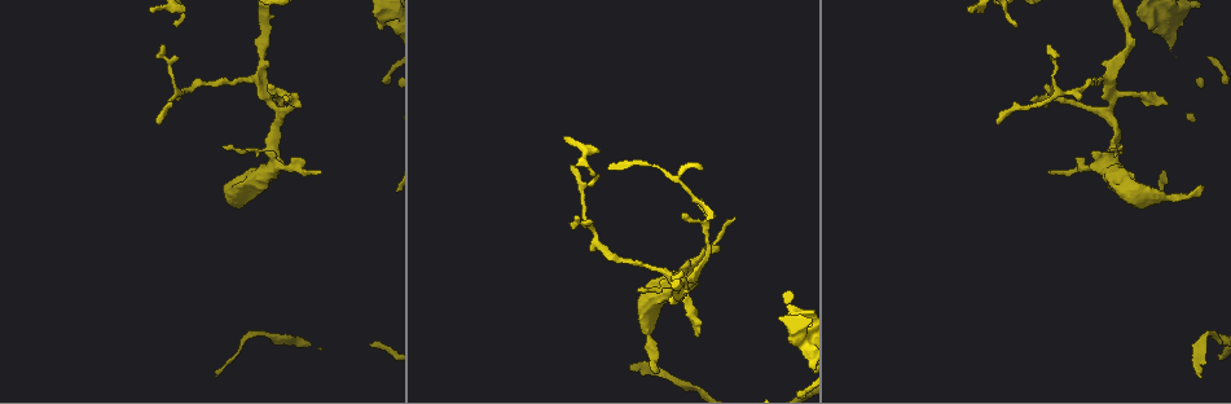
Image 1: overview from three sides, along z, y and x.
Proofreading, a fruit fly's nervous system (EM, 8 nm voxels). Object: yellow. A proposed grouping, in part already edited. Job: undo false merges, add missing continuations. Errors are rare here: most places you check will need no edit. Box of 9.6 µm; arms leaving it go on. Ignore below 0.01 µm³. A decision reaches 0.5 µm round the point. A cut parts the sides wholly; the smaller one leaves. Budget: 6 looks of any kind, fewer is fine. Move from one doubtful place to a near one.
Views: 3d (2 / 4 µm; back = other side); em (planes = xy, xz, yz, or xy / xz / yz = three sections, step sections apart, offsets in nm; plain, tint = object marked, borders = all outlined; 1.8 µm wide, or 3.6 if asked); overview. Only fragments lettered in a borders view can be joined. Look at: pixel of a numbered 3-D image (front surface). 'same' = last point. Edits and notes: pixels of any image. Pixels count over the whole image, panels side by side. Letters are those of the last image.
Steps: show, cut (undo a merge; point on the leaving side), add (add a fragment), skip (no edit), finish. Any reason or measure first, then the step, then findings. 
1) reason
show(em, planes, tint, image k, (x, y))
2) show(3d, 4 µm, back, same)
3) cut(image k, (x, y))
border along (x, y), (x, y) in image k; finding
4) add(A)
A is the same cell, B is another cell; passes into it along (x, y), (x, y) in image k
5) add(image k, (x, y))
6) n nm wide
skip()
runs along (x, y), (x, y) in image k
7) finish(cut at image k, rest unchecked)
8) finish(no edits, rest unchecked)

an open end
show(em, xz, step 4, tint, image 1, (379, 28))

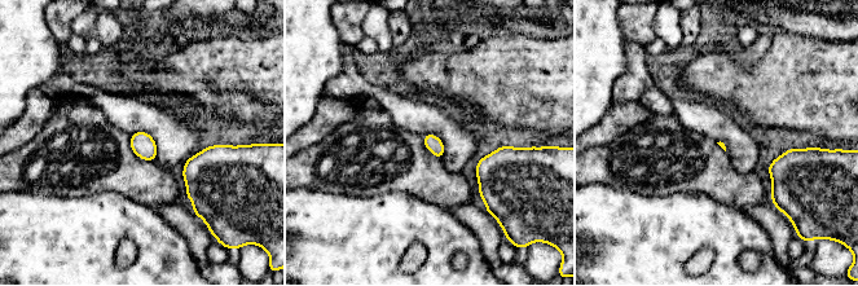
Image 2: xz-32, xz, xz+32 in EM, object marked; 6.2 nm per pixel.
show(em, yz, step 8, borders, same)

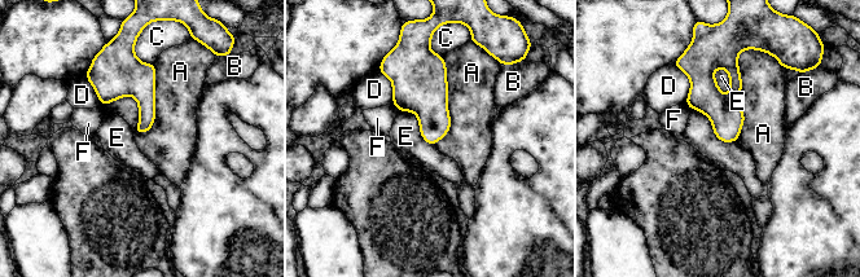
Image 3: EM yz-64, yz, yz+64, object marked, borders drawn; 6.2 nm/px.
skip()
A, B, C, D, E and F are other cells; border along (154, 64), (154, 122), (137, 133) in image 3; no lettered fragment goes on from it

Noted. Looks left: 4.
branch stops here
show(3d, 2 µm, image 1, (1049, 44))

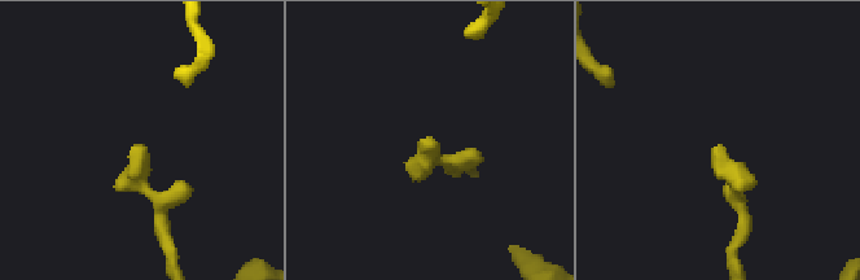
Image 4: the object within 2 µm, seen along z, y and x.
need the tissue
show(em, planes, borders, image 4, (715, 148))

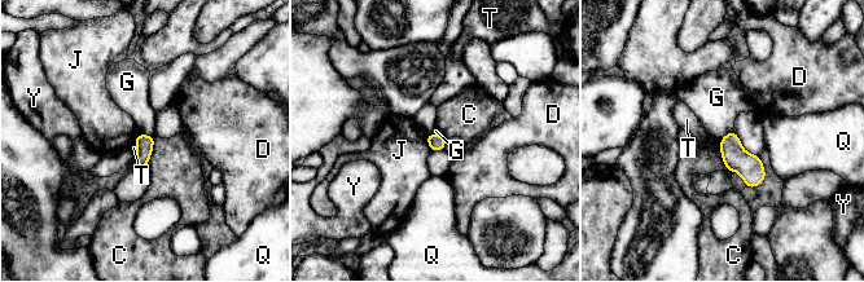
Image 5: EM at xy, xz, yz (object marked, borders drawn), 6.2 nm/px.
skip()
C, D, G, J, Q, T and Y are other cells; border along (139, 132), (153, 136) in image 5; no lettered fragment goes on from it

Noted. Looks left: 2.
branch stops here
show(em, planes, borders, image 1, (652, 368))

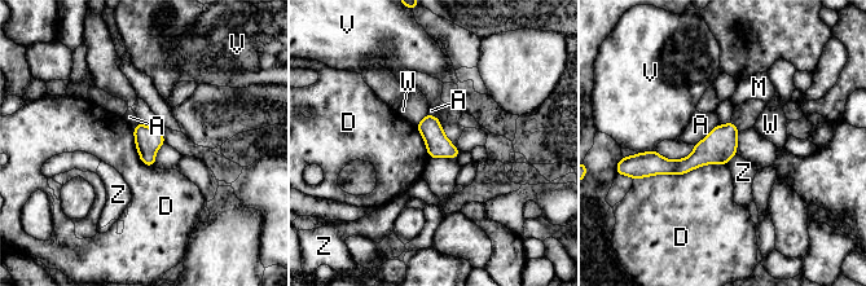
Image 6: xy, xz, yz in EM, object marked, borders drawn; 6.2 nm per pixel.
skip()
A, D, M, V, W and Z are other cells; border along (726, 163), (641, 179) in image 6; no lettered fragment goes on from it

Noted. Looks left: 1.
finish(no edits, rest unchecked)

